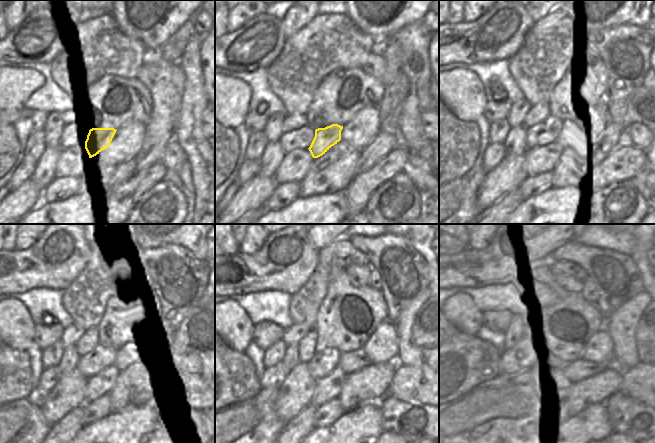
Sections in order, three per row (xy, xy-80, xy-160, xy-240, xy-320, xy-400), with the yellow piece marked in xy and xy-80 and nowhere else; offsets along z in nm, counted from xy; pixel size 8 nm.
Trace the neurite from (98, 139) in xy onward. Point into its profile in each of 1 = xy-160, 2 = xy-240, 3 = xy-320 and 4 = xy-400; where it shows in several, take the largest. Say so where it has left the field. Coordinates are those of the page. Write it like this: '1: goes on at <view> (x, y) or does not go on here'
1: goes on at xy-160 (561, 132)
2: goes on at xy-240 (124, 357)
3: goes on at xy-320 (350, 362)
4: goes on at xy-400 (580, 369)

